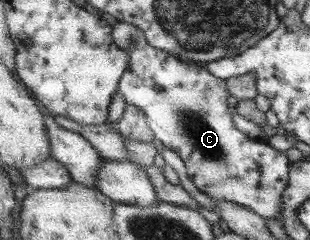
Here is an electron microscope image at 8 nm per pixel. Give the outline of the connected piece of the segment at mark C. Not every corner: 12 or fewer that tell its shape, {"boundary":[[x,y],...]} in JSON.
{"boundary":[[133,24],[119,92],[213,201],[282,221],[289,157],[233,125],[227,80]]}

